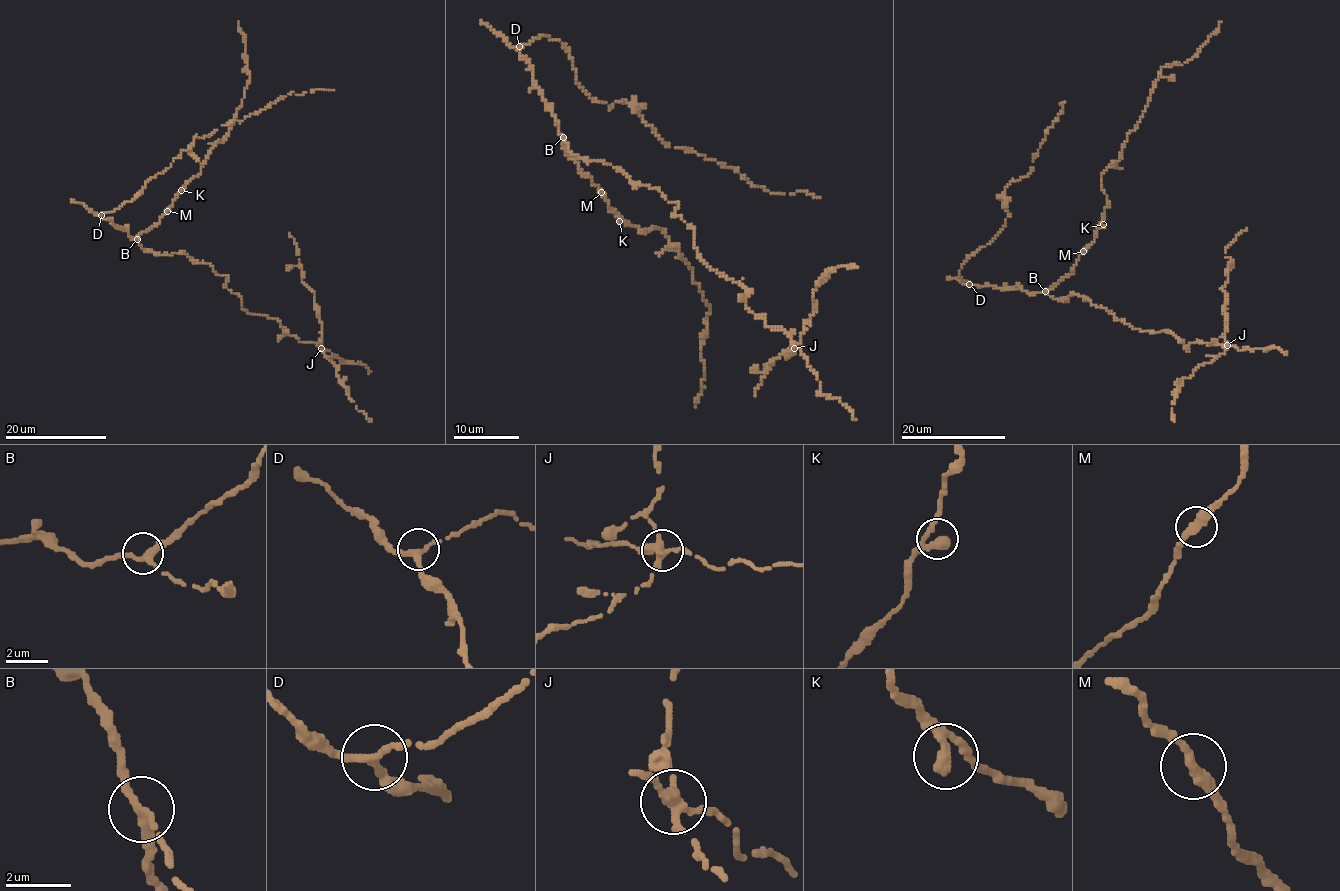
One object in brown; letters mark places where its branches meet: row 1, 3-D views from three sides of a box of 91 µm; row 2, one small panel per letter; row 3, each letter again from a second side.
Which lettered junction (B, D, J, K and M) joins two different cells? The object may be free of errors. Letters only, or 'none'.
J

